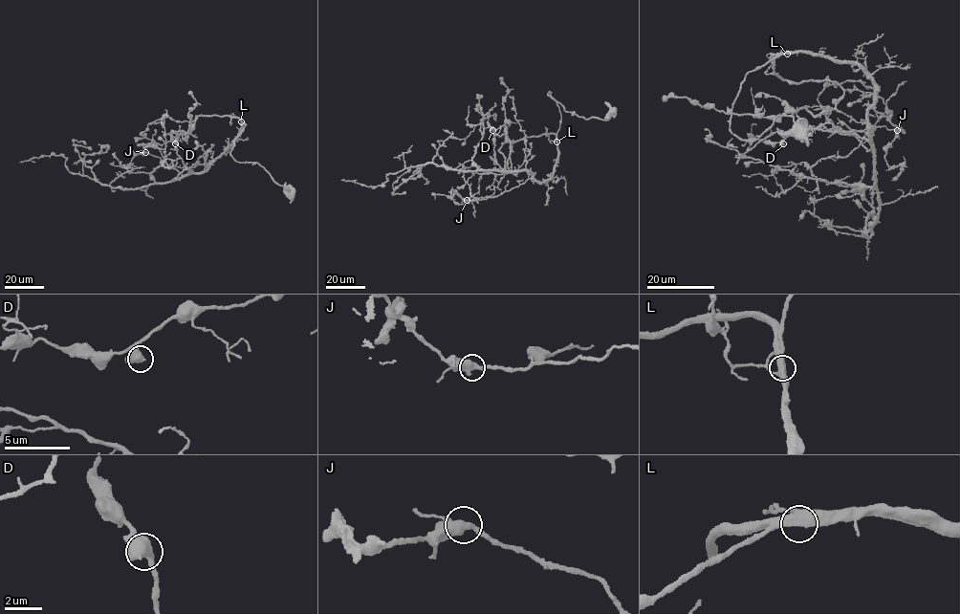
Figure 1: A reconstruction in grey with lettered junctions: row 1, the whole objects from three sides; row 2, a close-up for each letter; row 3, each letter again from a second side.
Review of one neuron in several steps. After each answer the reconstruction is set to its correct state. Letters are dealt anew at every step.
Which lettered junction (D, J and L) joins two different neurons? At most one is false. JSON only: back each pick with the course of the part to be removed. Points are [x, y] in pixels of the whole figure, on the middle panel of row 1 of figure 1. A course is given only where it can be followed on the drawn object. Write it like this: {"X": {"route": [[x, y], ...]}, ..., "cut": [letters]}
{"cut": []}

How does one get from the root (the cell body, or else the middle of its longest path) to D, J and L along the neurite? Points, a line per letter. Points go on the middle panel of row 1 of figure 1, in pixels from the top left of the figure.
D: (612, 112), (586, 119), (548, 93), (561, 119), (556, 164), (543, 182), (501, 167), (492, 130)
J: (612, 112), (604, 120), (586, 119), (548, 93), (561, 117), (553, 176), (467, 200)
L: (612, 112), (604, 120), (593, 117), (586, 119), (566, 112), (548, 93), (550, 92), (561, 117), (556, 142)

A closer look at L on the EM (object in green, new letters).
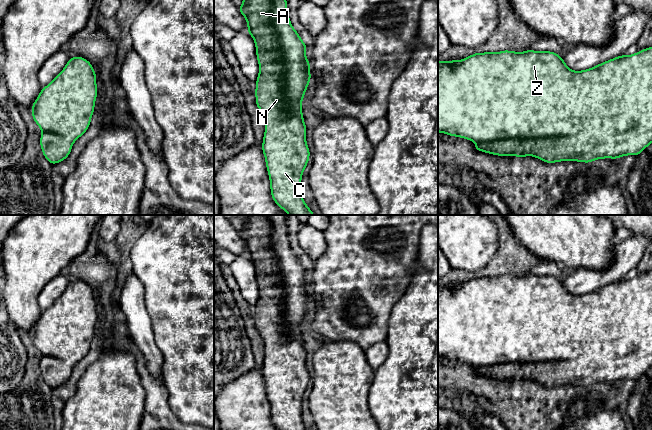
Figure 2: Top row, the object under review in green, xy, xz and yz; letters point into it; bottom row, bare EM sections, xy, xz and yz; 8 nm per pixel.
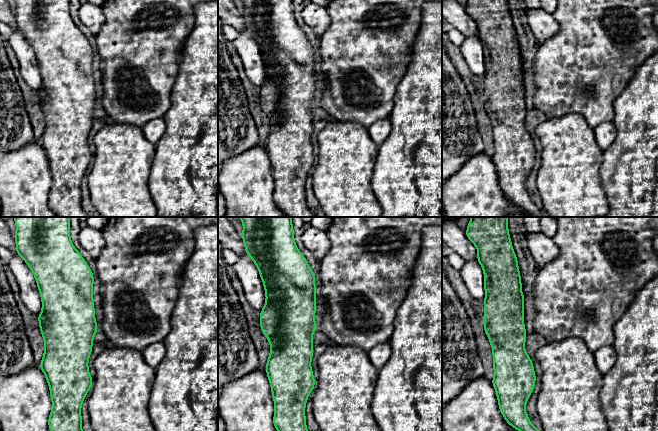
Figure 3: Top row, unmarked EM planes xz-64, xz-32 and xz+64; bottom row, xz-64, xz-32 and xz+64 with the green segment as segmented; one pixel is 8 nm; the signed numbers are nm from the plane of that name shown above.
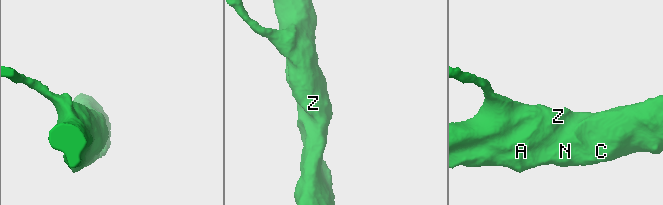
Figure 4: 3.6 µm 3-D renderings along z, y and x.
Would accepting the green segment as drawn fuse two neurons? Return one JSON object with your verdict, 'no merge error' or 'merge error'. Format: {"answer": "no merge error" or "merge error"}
{"answer": "no merge error"}

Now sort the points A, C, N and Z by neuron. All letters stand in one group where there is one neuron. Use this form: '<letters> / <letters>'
A C N Z

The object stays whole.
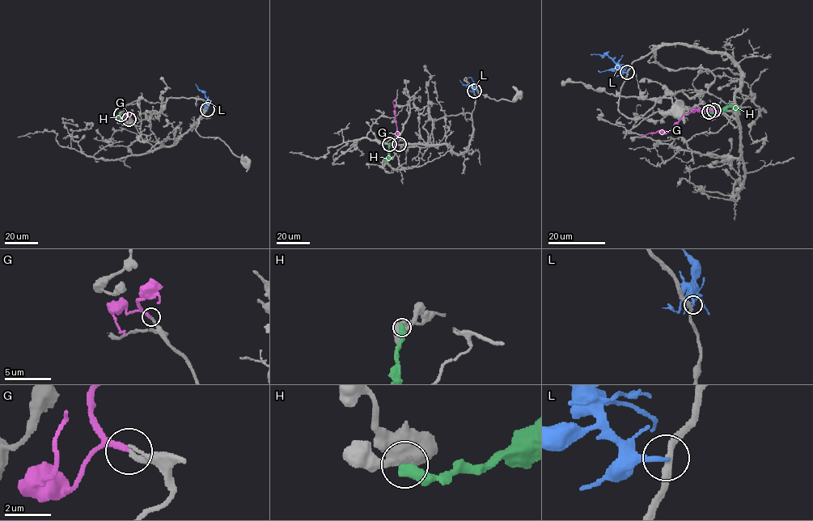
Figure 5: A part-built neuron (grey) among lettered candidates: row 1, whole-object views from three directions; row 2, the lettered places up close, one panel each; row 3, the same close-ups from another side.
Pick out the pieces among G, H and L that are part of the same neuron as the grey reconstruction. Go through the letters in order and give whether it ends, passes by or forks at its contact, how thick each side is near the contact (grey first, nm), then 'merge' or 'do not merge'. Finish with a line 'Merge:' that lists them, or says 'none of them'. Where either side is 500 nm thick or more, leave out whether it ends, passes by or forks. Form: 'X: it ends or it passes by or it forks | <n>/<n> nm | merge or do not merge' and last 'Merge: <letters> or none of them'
G: it ends | 220/240 nm | merge
H: 600/500 nm | do not merge
L: it ends | 280/190 nm | do not merge
Merge: G

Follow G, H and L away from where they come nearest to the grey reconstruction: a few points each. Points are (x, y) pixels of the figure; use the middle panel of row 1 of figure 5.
G: (399, 144), (395, 141), (397, 127), (393, 102), (395, 99)
H: (390, 144), (386, 163)
L: (474, 91), (475, 87), (463, 84), (459, 80)

